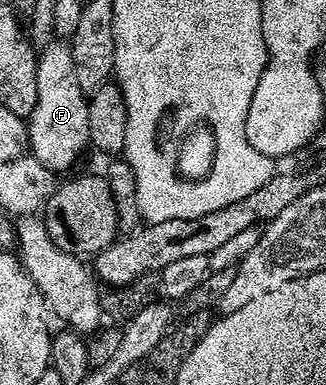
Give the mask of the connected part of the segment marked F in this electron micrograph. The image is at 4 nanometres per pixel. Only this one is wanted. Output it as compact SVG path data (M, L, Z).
M56 40L38 55L35 63L37 68L37 104L29 115L27 137L29 150L33 157L45 169L54 172L67 170L83 154L83 149L88 149L91 137L89 136L89 108L87 107L88 95L81 88L77 76L77 64L73 64L73 52L66 41Z

